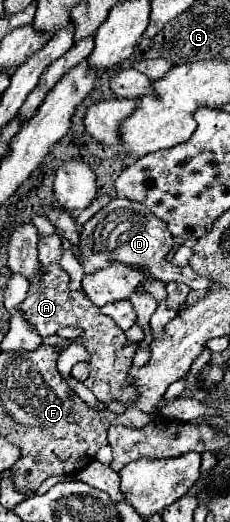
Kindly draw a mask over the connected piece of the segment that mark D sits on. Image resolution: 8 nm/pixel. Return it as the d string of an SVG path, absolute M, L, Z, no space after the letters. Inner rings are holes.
M112 199L110 205L102 207L88 223L84 223L80 231L80 263L86 275L108 267L112 261L120 261L124 265L140 267L146 269L152 277L168 283L168 281L178 281L190 285L194 291L208 291L212 289L212 281L208 277L196 275L190 267L178 267L166 261L166 255L170 253L174 245L174 237L168 233L166 225L152 215L152 211L146 205L140 205L136 201L128 199ZM116 233L116 237L110 237Z

